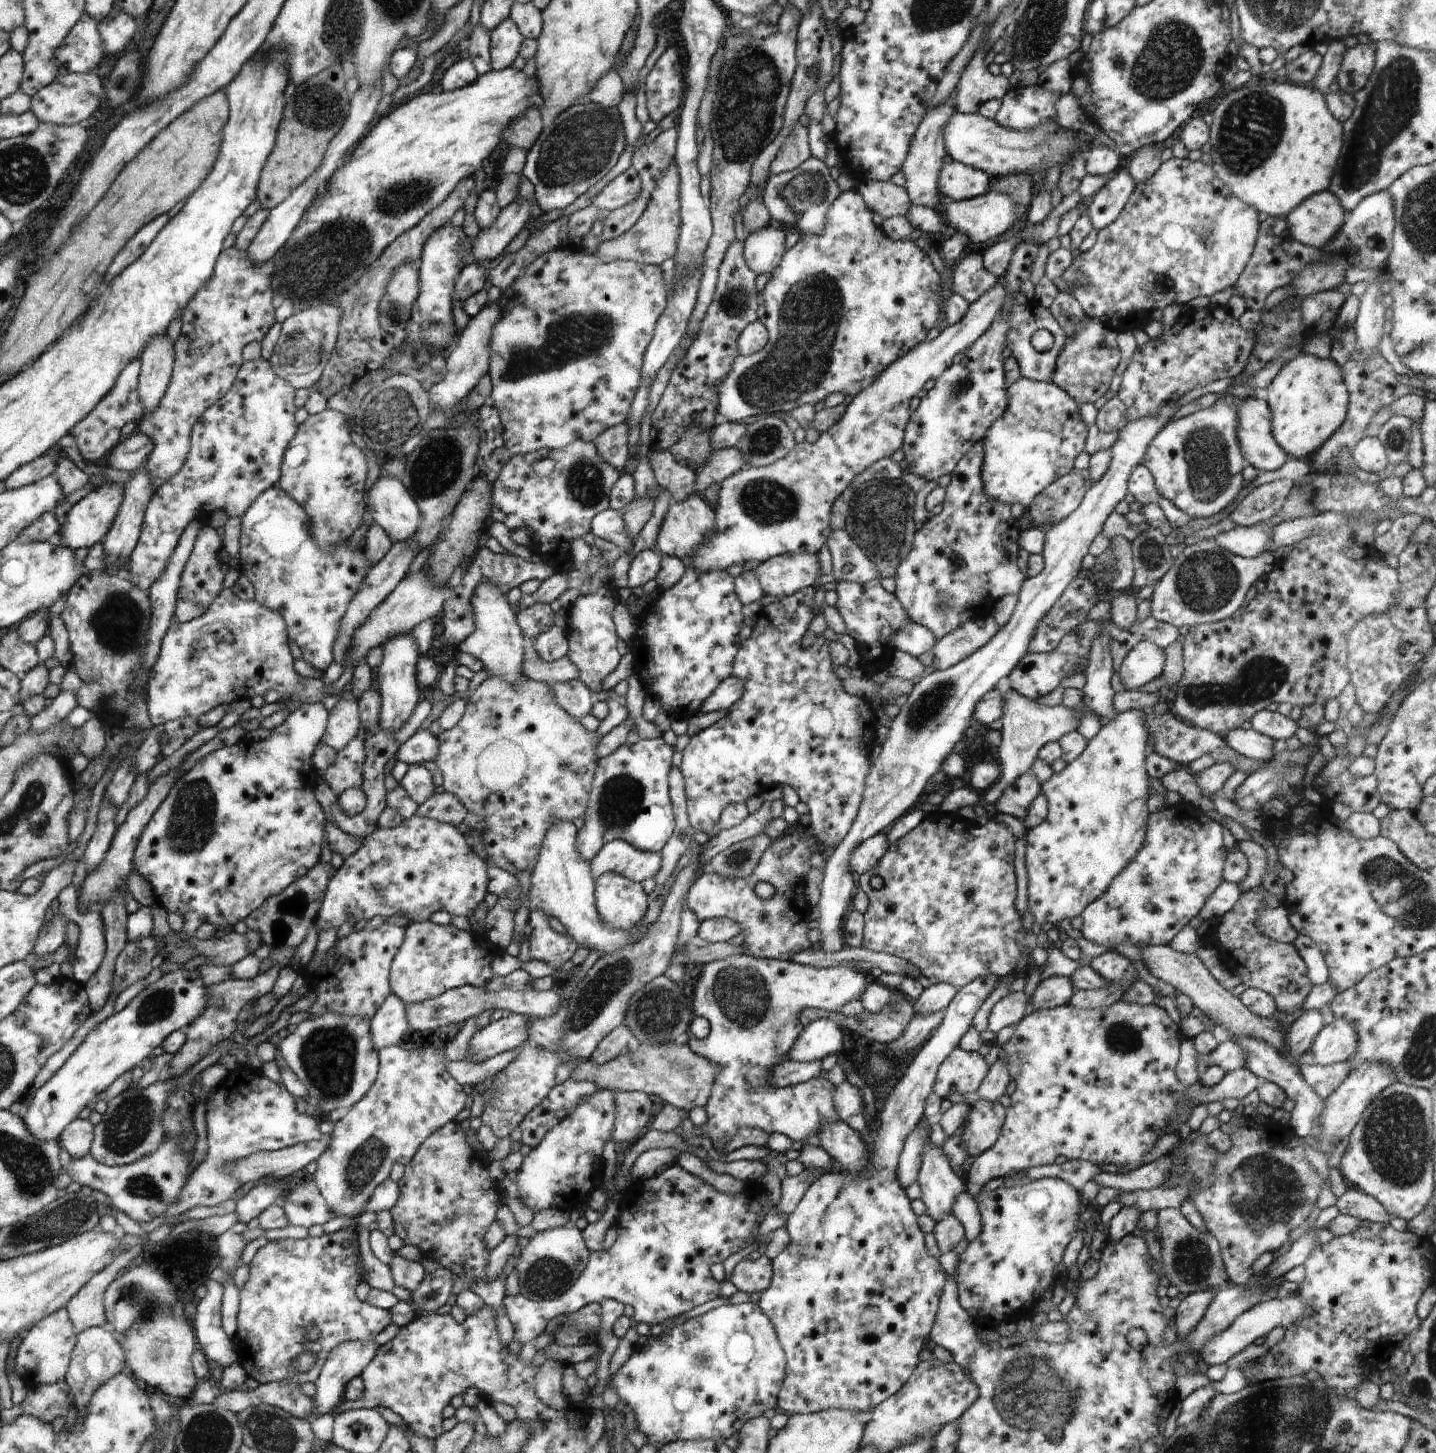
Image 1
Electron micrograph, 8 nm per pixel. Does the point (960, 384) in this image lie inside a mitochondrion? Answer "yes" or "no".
yes

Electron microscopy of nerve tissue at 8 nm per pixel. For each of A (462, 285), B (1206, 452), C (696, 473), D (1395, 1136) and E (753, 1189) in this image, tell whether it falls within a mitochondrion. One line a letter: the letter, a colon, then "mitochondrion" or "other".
A: other
B: mitochondrion
C: other
D: mitochondrion
E: other

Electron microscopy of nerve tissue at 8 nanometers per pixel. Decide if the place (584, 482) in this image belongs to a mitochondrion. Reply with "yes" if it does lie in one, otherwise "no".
yes

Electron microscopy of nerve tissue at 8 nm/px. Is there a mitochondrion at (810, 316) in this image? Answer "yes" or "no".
yes

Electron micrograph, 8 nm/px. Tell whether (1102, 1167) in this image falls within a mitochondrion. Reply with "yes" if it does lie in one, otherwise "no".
no

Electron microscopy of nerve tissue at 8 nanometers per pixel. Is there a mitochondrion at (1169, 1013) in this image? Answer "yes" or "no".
no

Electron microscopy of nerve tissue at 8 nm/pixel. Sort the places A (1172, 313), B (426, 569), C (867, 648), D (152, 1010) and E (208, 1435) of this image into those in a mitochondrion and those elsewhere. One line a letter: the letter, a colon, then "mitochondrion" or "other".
A: other
B: other
C: other
D: mitochondrion
E: mitochondrion

